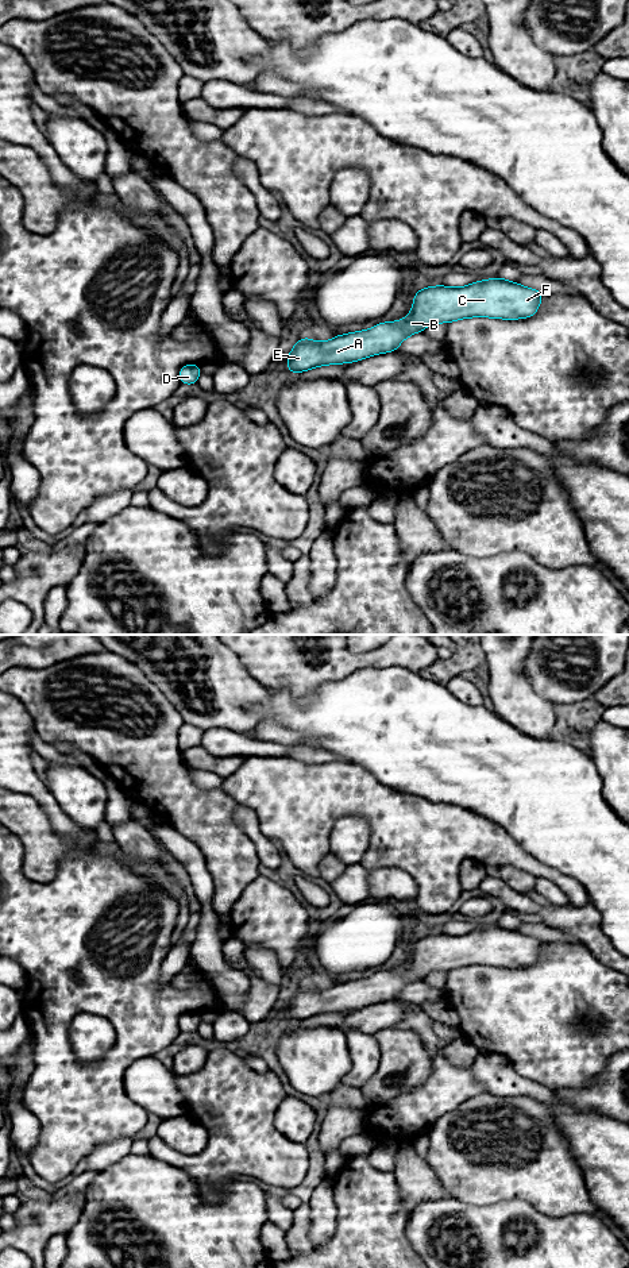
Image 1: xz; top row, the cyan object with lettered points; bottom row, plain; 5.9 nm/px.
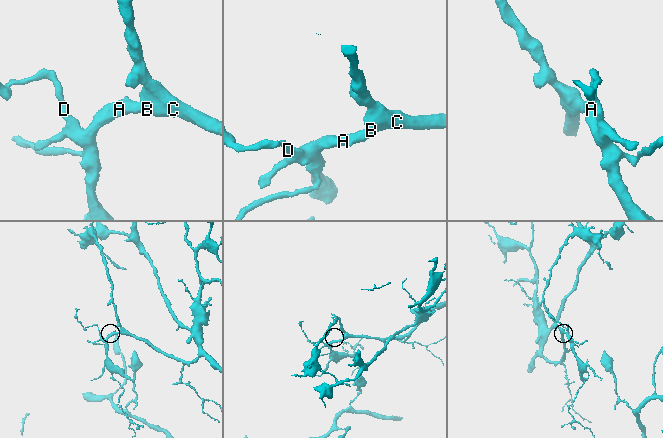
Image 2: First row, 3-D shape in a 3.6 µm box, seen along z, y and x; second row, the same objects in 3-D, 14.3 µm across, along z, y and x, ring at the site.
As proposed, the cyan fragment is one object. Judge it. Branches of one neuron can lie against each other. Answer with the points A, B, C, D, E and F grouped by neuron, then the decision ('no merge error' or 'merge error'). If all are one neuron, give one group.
A B C D E F; no merge error

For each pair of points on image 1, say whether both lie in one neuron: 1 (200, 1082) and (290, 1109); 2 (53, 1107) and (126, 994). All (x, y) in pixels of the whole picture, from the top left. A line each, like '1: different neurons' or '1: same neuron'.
1: different neurons
2: same neuron

